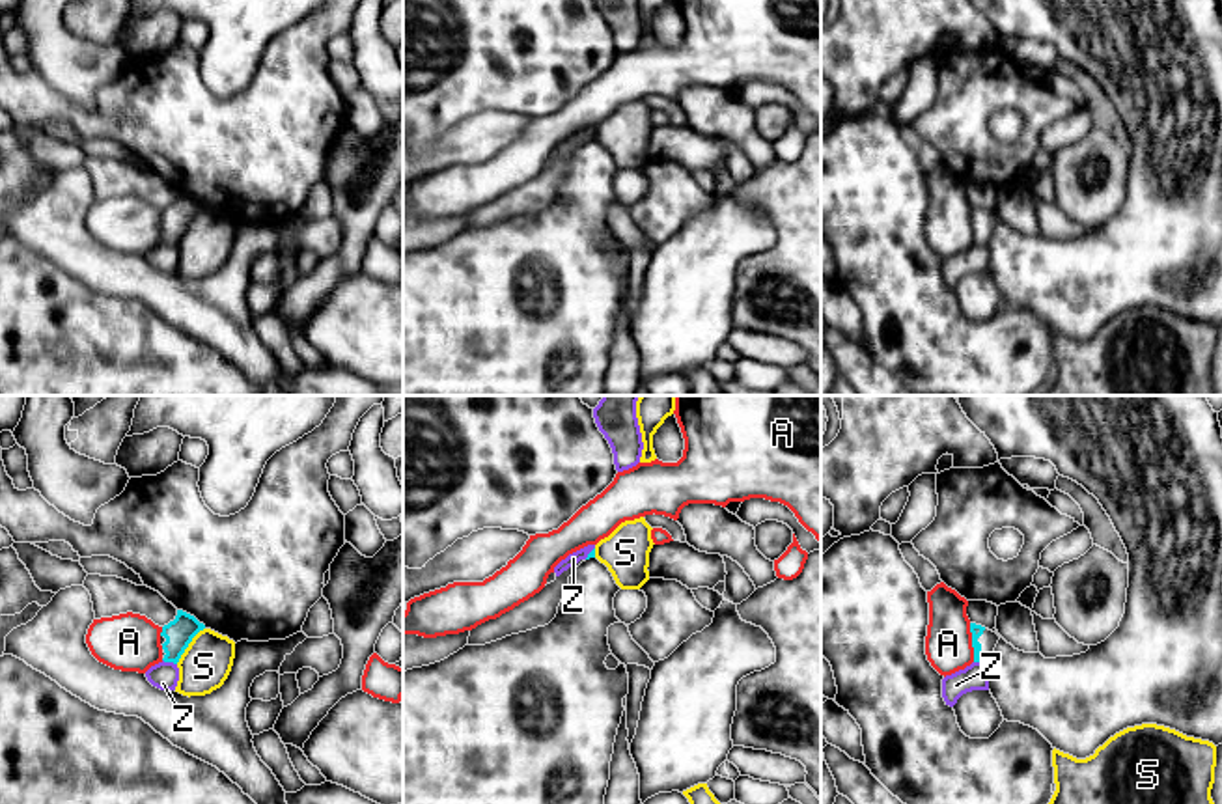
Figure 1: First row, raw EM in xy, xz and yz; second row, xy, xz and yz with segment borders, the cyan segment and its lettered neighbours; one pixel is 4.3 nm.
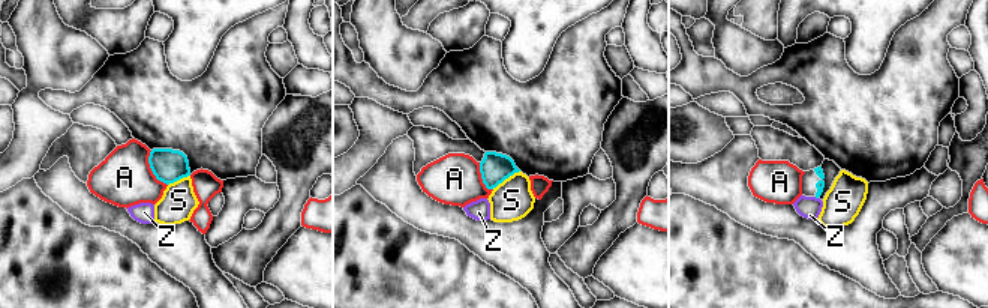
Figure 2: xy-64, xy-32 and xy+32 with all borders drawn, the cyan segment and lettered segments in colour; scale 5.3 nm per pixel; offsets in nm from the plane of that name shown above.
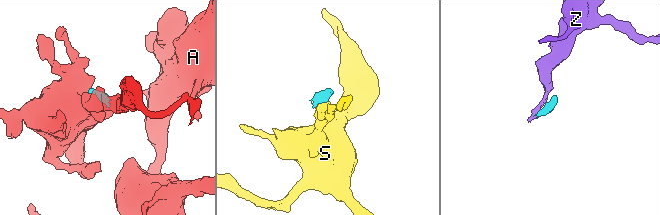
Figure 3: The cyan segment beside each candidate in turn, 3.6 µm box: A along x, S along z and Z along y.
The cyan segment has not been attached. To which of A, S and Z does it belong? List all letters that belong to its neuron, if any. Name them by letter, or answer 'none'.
none

